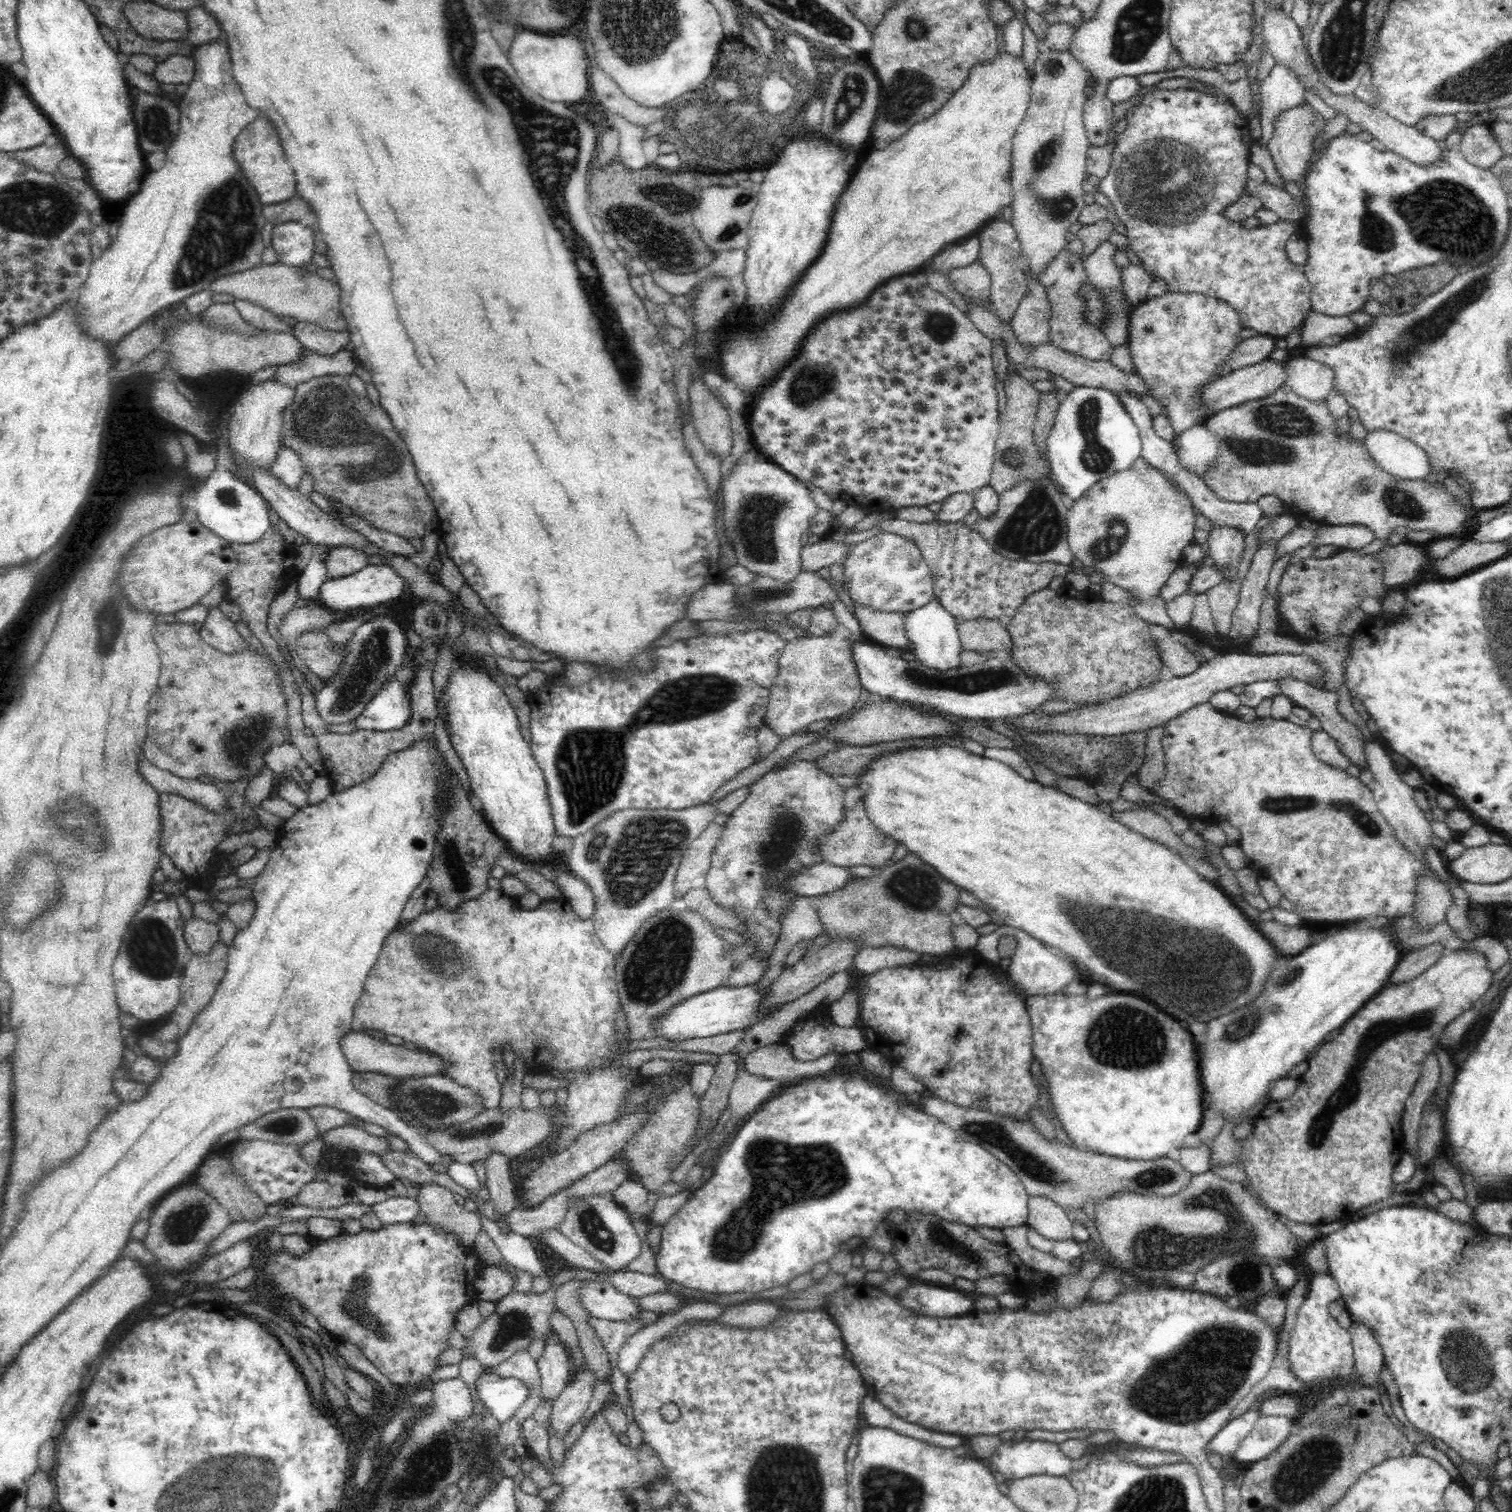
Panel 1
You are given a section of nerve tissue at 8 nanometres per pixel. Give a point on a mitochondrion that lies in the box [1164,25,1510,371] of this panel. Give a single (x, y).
(1446, 215)

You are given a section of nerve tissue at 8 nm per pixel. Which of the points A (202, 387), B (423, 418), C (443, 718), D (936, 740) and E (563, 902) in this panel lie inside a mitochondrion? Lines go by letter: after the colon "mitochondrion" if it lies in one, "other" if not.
A: other
B: other
C: other
D: other
E: other

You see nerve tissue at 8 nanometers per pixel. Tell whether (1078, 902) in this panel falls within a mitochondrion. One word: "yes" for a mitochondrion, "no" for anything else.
yes

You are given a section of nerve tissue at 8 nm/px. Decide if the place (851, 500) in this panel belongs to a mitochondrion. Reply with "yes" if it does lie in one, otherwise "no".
no

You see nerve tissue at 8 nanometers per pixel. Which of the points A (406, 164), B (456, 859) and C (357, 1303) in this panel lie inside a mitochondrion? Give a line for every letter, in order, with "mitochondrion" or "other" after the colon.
A: other
B: mitochondrion
C: mitochondrion

